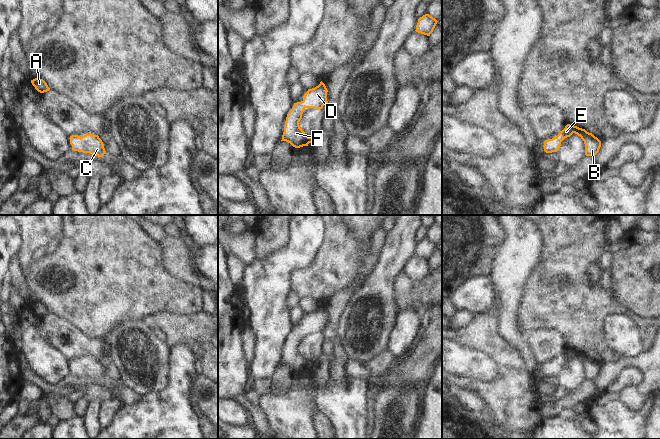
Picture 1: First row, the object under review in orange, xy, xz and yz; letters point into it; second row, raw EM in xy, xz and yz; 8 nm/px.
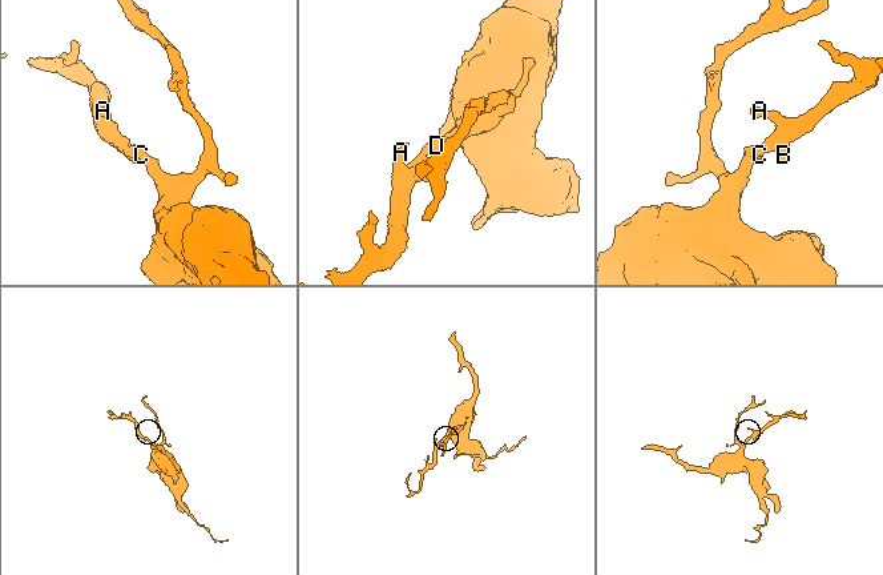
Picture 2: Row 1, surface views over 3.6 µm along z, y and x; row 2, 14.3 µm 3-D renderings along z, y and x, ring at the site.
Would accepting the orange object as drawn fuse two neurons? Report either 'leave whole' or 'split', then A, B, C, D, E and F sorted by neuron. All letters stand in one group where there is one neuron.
leave whole; groups A B C D E F

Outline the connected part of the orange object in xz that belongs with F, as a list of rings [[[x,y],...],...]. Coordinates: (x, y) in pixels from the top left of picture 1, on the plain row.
[[[321,305],[315,312],[308,313],[301,326],[294,327],[291,335],[287,338],[281,365],[286,365],[295,372],[308,370],[309,367],[314,366],[314,362],[308,361],[300,352],[299,346],[305,332],[322,333],[328,327],[327,316],[325,308]]]

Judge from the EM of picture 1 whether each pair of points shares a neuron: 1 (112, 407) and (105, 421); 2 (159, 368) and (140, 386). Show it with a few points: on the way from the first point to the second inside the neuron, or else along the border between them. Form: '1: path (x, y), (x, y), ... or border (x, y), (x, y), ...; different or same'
1: path (109, 410), (106, 418); same
2: path (154, 370), (145, 381); same

